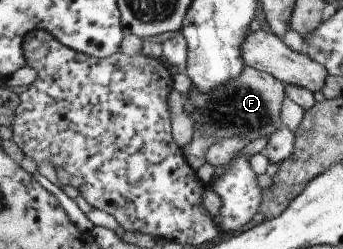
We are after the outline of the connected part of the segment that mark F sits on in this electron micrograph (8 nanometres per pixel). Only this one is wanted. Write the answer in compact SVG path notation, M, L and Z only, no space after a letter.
M244 67L235 79L217 85L211 91L197 91L191 85L185 99L191 105L189 117L193 121L193 136L184 146L185 160L192 169L198 169L205 162L205 155L213 143L229 137L247 139L250 144L266 139L280 127L281 101L285 97L285 86L267 73Z

